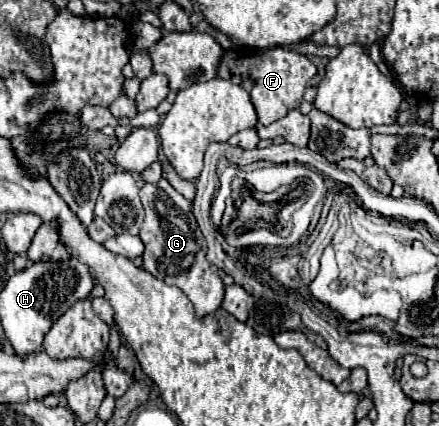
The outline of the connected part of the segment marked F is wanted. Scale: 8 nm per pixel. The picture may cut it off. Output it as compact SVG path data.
M251 47L229 49L225 51L219 67L219 77L241 85L251 95L261 125L271 125L273 121L285 117L291 109L297 109L303 101L307 81L311 81L315 73L317 67L305 55L287 51L283 47L265 49L265 51L251 49Z

